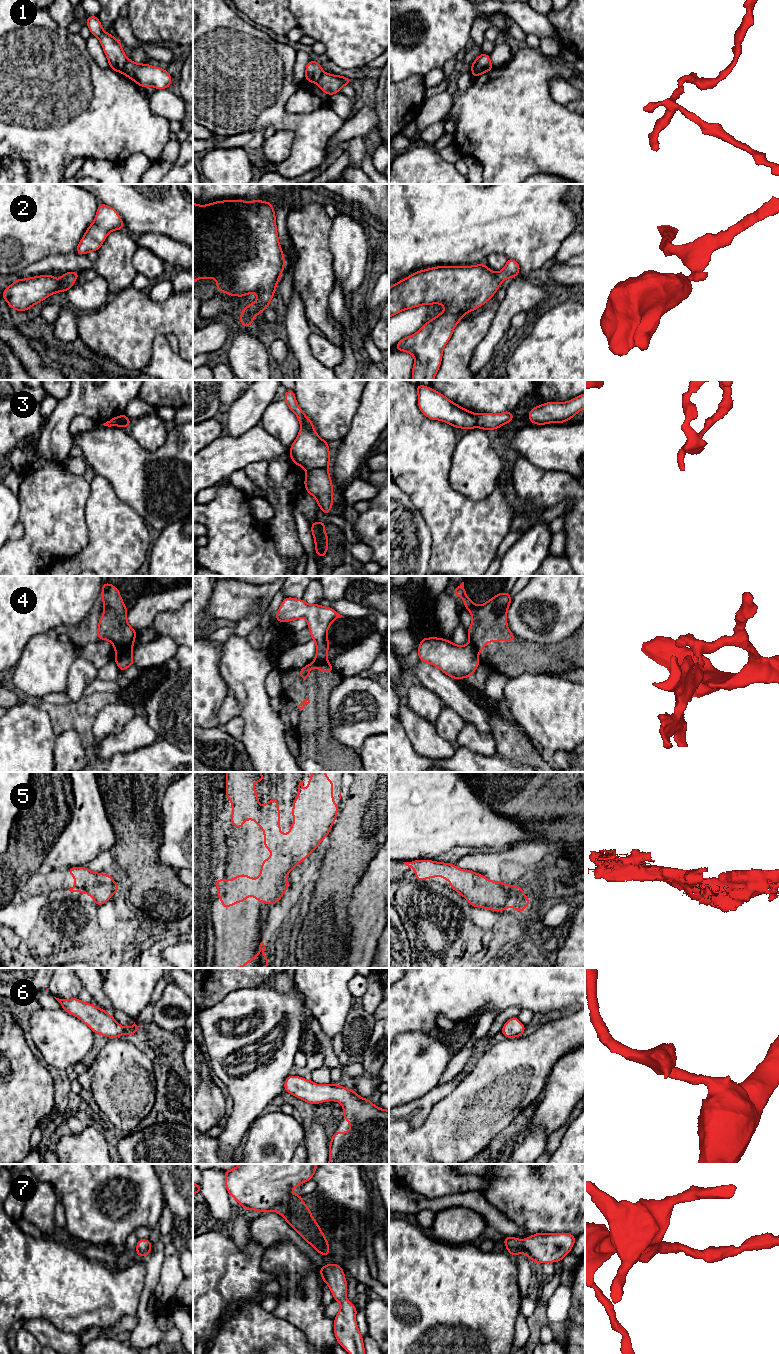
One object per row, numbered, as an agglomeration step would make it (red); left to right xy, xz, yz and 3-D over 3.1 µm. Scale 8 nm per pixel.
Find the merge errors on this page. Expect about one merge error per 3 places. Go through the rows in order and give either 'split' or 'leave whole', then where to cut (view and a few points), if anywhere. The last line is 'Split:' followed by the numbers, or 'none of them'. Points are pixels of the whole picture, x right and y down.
1: split | xy (127, 59), (122, 72)
2: leave whole | no cut
3: split | xz (326, 467), (315, 467), (307, 471)
4: split | xy (131, 649), (122, 649), (116, 654)
5: leave whole | no cut
6: leave whole | no cut
7: leave whole | no cut
Split: 1, 3, 4

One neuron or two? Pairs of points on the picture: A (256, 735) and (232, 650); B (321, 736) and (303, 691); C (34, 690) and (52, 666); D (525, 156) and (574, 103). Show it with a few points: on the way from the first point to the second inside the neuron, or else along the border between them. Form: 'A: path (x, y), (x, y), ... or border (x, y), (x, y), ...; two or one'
A: path (256, 714), (255, 702), (246, 682), (244, 671); one
B: path (319, 725), (319, 707), (314, 702); one
C: path (34, 684), (46, 672); one
D: border (550, 94), (557, 102), (574, 113); two

